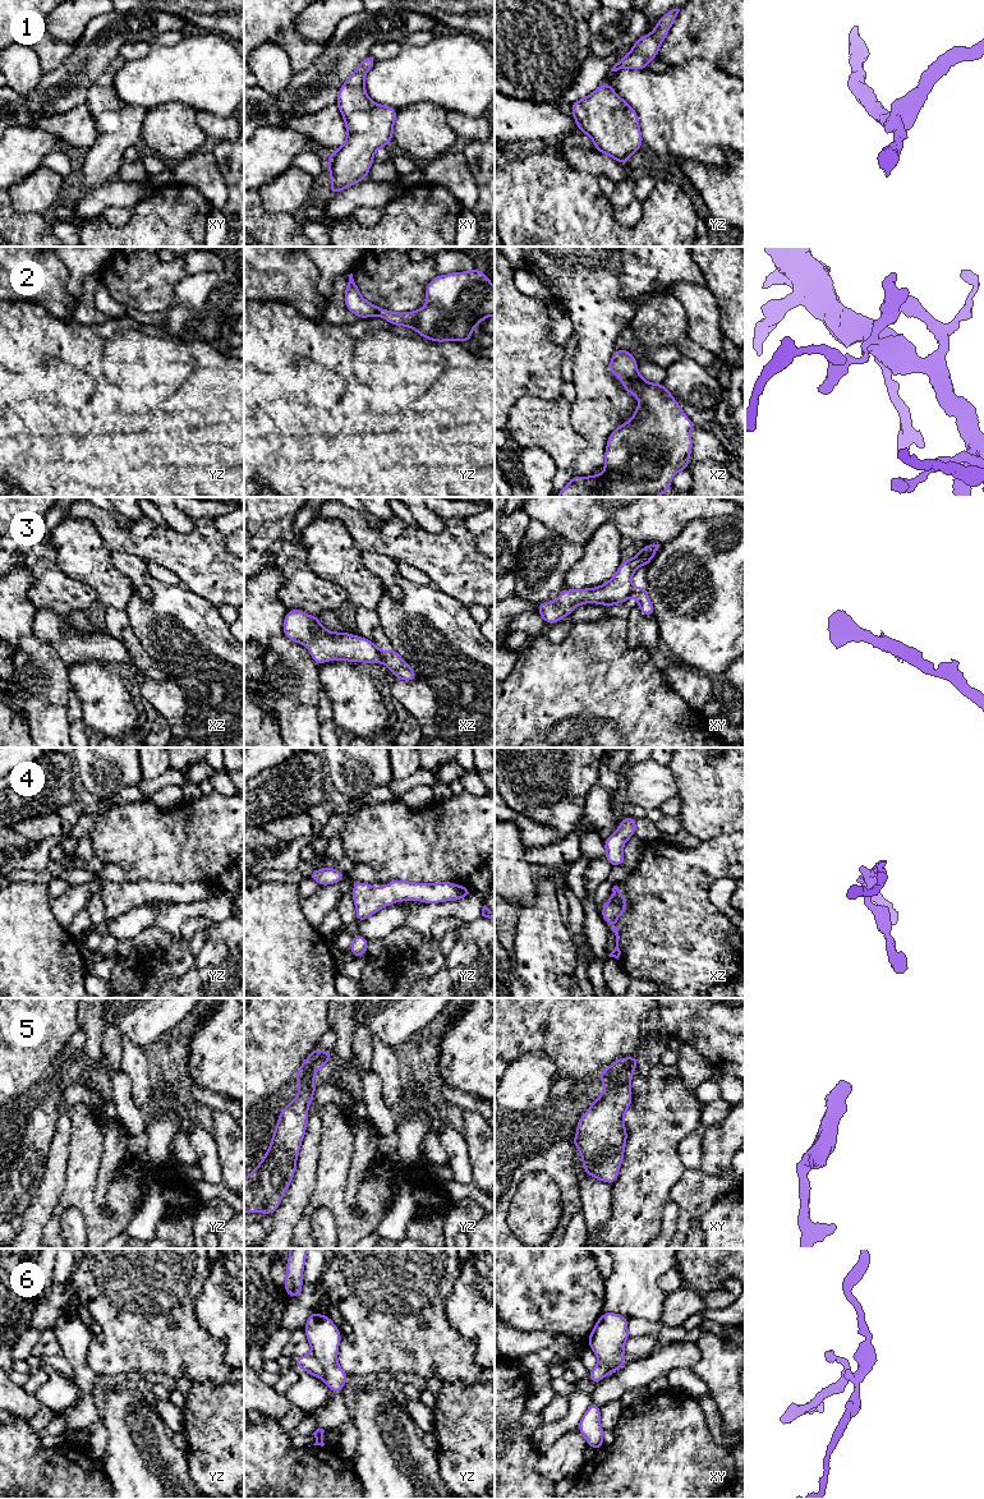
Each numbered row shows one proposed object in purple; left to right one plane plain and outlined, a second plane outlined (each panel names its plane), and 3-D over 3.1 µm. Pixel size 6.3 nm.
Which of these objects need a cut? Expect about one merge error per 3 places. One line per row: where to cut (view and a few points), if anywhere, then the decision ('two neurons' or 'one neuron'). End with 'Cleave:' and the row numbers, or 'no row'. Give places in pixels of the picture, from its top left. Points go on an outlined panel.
1: no cut; one neuron
2: no cut; one neuron
3: cut in xz along (380, 651), (382, 660); two neurons
4: no cut; one neuron
5: no cut; one neuron
6: cut in yz along (312, 1355), (320, 1364), (326, 1380); two neurons
Cleave: 3, 6

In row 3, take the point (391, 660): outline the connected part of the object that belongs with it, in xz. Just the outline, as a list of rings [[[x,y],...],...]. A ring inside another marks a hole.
[[[392,648],[390,652],[381,650],[383,665],[394,672],[395,679],[414,681],[417,672],[405,663],[400,654]]]

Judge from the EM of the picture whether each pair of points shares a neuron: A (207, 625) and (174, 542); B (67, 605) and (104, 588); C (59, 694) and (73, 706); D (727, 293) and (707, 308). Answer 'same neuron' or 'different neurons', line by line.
A: different neurons
B: different neurons
C: different neurons
D: different neurons

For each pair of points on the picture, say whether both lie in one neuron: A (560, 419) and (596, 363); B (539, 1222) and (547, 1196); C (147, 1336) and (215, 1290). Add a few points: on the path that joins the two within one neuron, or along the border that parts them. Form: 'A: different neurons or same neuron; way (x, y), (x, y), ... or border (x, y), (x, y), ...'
A: different neurons; border (570, 403), (570, 426), (578, 432)
B: same neuron; way (539, 1215), (541, 1203)
C: different neurons; border (207, 1274), (194, 1306), (194, 1316), (206, 1330)

